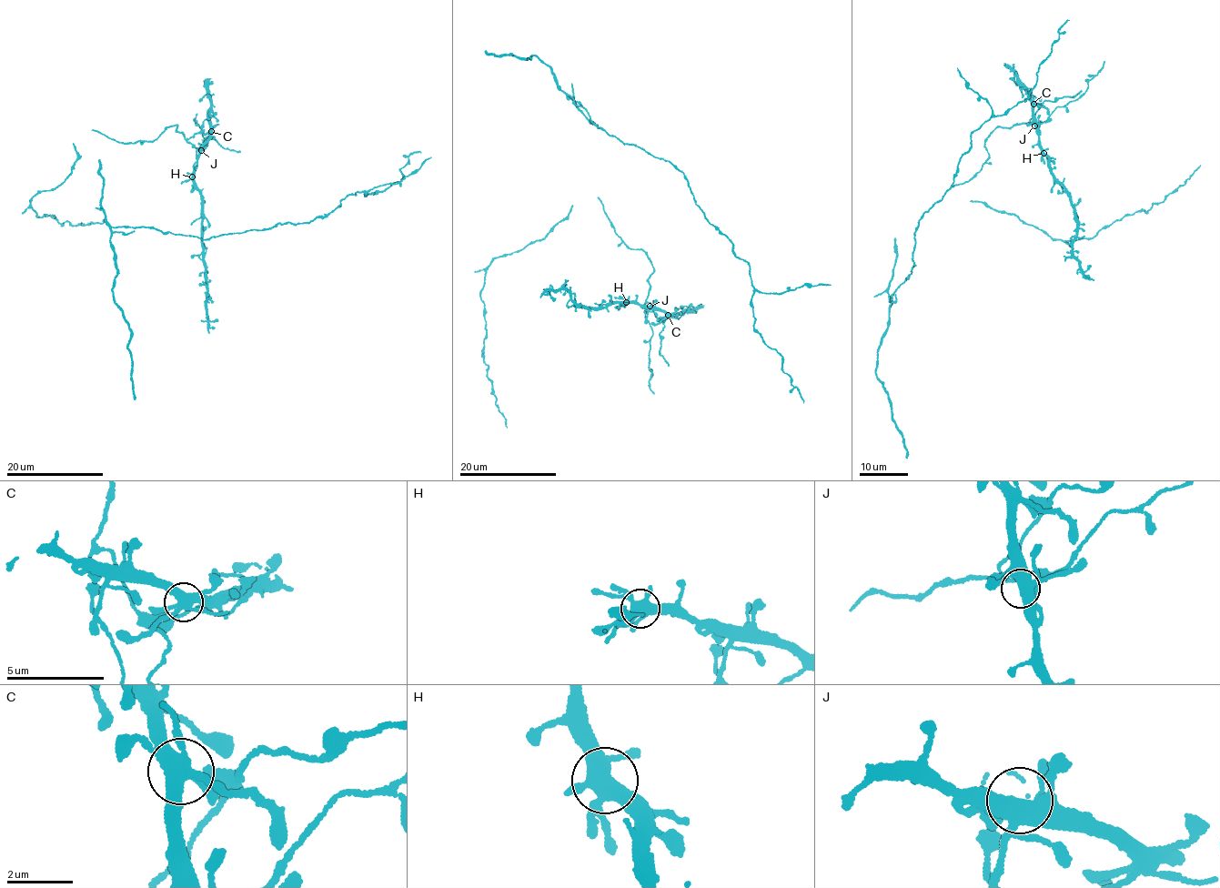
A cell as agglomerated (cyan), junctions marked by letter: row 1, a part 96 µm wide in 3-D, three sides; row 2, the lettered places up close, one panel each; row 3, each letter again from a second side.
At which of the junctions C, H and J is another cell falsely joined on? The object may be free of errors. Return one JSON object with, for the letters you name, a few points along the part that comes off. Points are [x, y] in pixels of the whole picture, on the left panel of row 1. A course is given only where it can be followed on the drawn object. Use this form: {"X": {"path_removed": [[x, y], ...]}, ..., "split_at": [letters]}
{"C": {"path_removed": [[210, 131], [203, 146]]}, "split_at": ["C"]}

